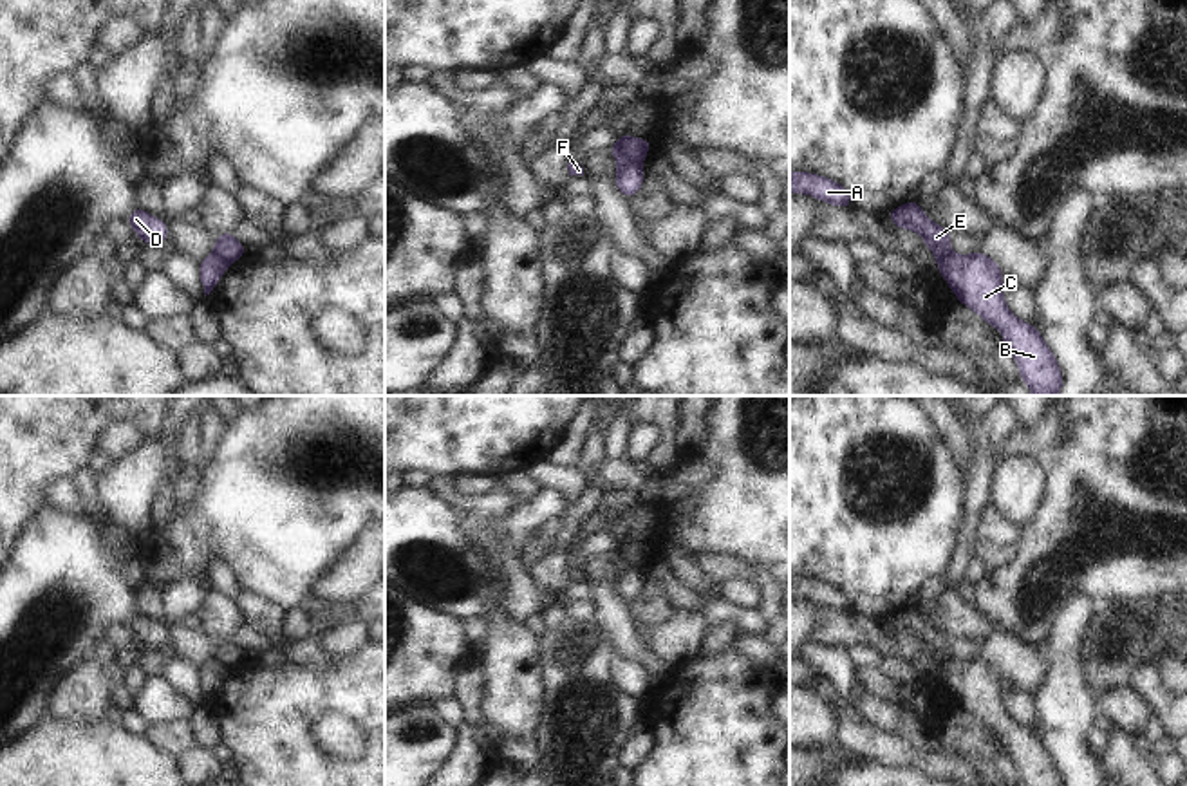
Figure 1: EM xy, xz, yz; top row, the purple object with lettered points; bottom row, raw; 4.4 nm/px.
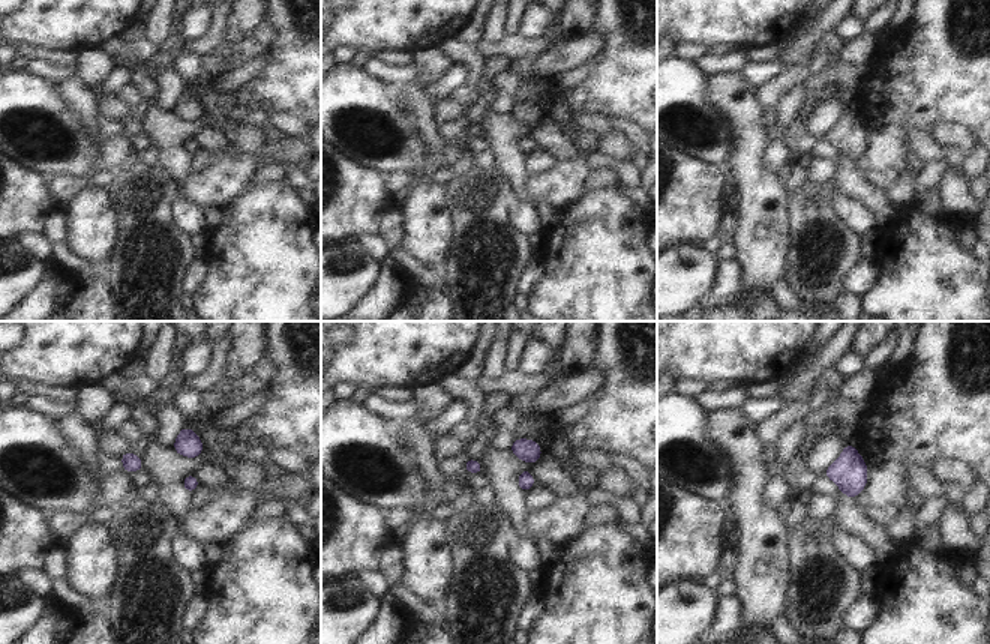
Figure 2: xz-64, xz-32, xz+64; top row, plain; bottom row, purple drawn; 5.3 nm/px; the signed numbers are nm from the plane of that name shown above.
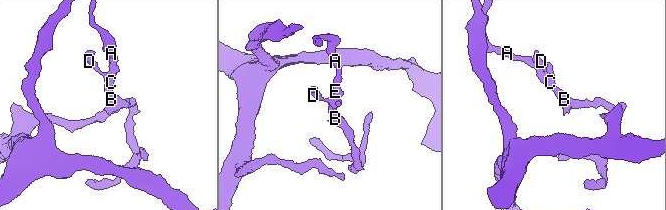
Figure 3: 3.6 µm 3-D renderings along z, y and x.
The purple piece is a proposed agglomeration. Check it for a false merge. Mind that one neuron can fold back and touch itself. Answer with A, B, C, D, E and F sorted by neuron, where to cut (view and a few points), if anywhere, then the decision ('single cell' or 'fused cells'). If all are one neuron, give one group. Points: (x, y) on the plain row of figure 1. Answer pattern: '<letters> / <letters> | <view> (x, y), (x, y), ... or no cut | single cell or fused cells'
A E / B C D F | xz (613, 552), (627, 564), (640, 568) | fused cells

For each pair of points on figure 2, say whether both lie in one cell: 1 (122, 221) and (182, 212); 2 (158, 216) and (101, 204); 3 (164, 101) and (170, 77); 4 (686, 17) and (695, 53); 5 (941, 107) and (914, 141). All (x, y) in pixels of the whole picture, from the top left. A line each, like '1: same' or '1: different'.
1: different
2: different
3: same
4: different
5: different

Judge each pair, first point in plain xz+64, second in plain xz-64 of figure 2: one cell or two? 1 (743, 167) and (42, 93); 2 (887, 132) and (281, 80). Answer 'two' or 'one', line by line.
1: two
2: one

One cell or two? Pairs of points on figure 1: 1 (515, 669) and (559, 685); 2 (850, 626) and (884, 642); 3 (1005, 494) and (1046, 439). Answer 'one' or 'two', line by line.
1: two
2: one
3: two

